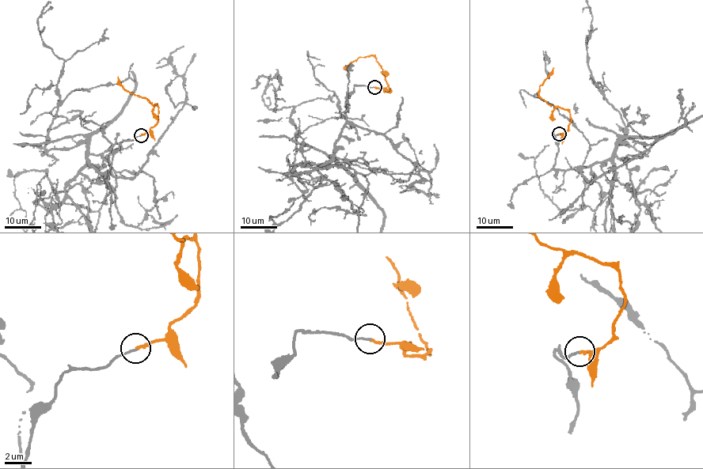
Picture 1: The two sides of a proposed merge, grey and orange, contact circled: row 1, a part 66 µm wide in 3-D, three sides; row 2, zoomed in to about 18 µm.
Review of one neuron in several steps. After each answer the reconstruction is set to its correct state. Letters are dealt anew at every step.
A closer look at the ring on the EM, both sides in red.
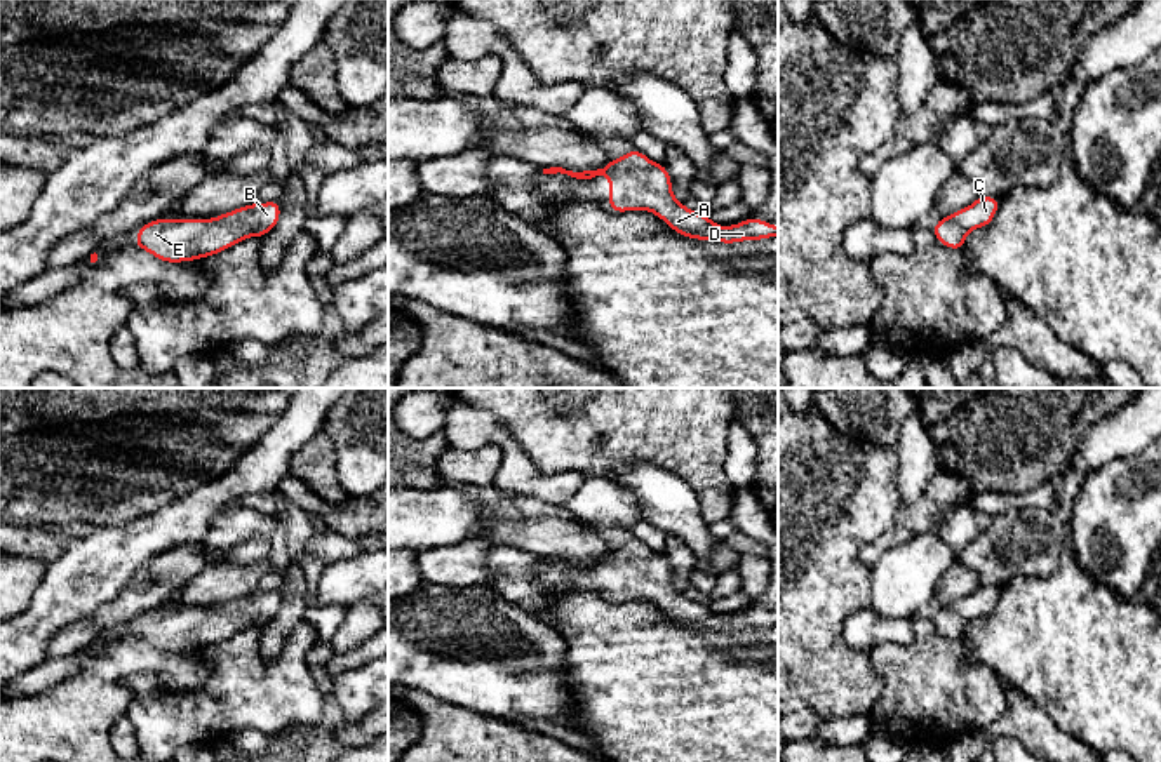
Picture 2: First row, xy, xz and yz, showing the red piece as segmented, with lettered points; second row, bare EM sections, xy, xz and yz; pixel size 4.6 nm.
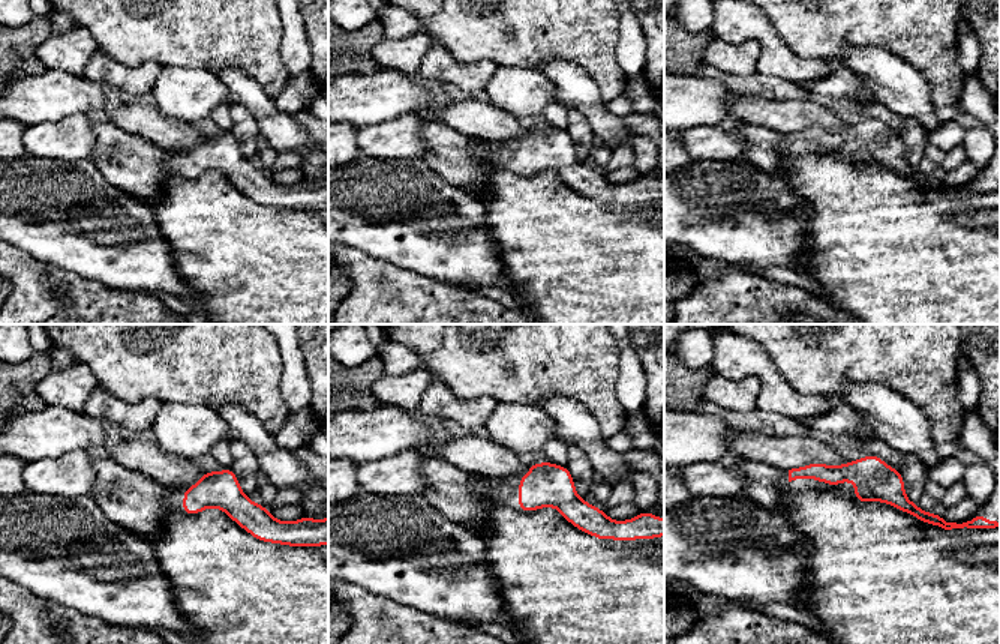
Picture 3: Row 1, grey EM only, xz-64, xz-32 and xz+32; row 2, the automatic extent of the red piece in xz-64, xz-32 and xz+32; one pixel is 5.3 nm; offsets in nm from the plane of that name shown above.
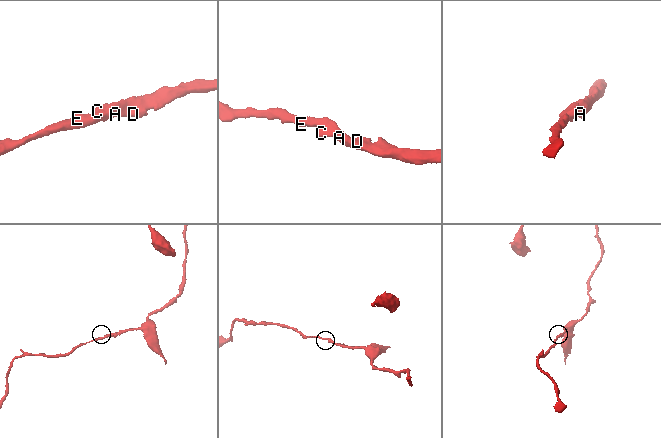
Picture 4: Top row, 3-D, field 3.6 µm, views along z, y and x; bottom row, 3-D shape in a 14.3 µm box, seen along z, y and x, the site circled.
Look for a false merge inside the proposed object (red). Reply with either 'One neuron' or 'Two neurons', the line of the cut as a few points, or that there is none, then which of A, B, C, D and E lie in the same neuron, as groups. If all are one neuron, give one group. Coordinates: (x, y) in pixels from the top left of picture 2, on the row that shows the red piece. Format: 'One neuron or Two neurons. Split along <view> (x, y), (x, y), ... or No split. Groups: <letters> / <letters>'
One neuron. No split. Groups: A B C D E

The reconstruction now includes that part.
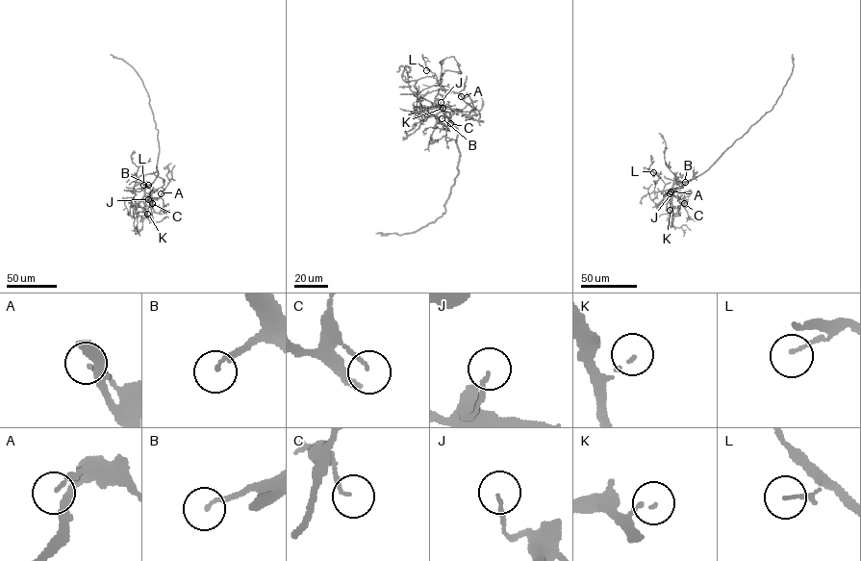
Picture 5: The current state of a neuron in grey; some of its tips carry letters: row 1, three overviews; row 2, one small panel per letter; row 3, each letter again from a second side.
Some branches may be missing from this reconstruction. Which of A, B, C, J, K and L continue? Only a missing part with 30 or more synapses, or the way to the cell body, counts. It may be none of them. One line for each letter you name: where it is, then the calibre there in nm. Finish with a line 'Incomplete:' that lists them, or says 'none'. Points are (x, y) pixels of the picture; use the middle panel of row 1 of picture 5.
B: (442, 118) | 150 nm
Incomplete: B

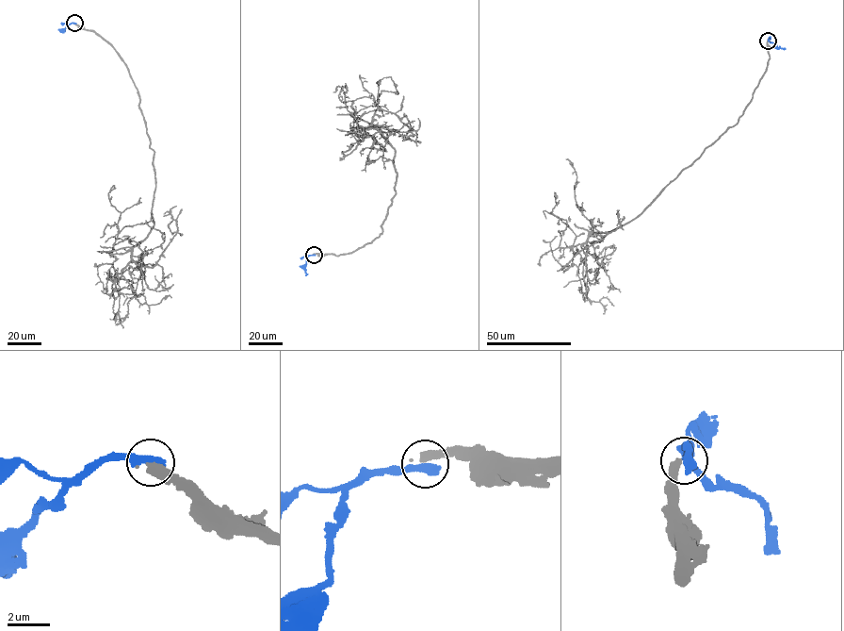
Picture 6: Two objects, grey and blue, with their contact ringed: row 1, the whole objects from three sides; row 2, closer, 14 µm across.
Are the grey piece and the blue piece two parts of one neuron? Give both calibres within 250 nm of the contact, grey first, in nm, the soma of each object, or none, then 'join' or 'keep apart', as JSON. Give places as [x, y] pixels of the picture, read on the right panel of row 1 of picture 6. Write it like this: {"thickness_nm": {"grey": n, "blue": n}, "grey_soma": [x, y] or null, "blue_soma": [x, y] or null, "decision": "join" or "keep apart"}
{"thickness_nm": {"grey": 440, "blue": 500}, "grey_soma": null, "blue_soma": null, "decision": "keep apart"}

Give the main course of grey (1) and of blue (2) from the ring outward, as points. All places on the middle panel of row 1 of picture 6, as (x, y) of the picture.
1: (314, 254), (350, 254), (381, 233), (397, 174), (395, 149), (371, 124), (375, 111), (393, 112), (413, 136)
2: (314, 254), (306, 258), (306, 275)

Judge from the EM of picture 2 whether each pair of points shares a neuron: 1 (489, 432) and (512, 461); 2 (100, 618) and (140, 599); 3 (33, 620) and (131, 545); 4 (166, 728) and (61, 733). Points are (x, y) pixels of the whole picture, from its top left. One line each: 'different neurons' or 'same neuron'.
1: same neuron
2: same neuron
3: same neuron
4: different neurons

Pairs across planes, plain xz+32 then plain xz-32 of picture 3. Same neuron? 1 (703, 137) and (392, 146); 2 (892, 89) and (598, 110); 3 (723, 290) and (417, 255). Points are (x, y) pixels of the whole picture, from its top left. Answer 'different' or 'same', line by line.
1: same
2: same
3: different

